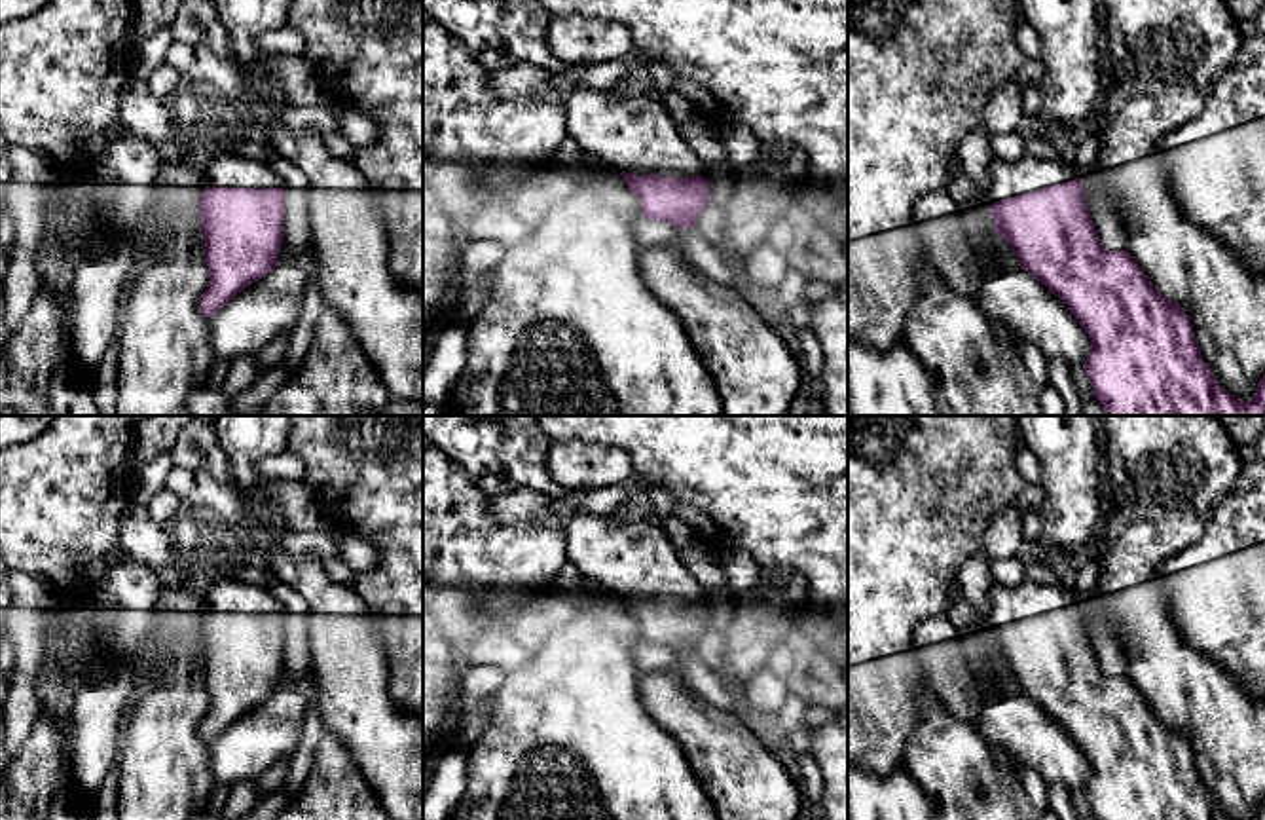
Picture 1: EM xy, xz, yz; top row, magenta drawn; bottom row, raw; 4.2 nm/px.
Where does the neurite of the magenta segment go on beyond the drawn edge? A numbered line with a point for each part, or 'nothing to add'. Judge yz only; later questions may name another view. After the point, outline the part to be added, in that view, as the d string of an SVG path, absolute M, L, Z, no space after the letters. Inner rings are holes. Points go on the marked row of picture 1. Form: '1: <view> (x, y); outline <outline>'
1: yz (1008, 179); outline M1032 156L1015 161L994 158L988 173L990 182L982 190L982 201L986 205L1056 186L1077 177L1073 165L1062 159L1037 159Z

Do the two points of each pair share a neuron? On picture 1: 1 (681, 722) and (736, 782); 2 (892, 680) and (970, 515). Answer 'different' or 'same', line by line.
1: same
2: same

